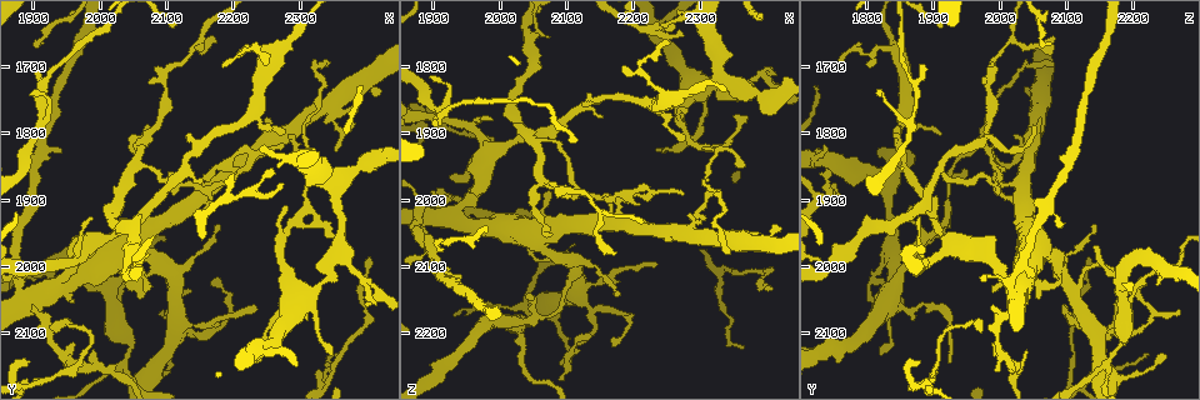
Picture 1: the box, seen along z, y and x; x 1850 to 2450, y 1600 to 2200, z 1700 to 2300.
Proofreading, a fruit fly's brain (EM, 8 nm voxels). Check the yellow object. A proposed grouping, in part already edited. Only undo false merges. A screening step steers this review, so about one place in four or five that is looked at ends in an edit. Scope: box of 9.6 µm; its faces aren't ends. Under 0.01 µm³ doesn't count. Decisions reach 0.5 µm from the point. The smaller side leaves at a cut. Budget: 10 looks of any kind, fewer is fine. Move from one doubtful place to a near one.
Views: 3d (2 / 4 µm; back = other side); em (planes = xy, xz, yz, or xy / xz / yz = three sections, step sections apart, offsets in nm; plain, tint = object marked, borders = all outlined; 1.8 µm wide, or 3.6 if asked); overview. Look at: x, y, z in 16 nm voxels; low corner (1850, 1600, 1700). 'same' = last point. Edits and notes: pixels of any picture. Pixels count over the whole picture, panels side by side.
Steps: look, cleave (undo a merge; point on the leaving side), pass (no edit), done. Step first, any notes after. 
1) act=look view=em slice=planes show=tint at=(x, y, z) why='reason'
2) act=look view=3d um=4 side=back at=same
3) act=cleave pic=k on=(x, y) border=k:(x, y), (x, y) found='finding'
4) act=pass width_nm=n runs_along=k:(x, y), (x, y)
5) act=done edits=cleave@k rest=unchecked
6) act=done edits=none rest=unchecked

act=look view=3d um=4 at=(2080, 2155, 2165) why='three arms meet'

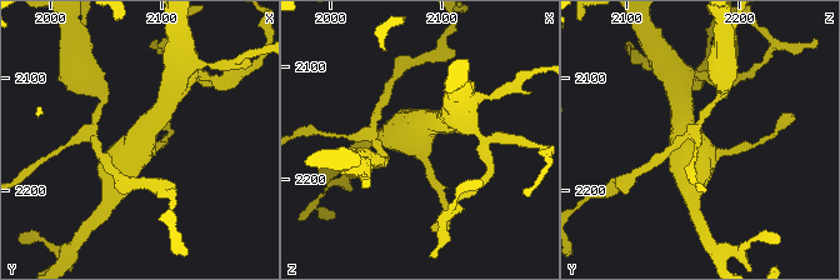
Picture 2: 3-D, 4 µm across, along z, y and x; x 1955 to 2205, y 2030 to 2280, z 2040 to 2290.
act=look view=em um=3.6 slice=planes show=tint at=(2080, 2160, 2158) why='need the tissue'

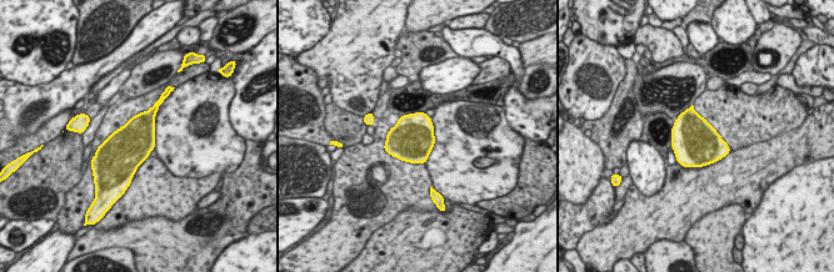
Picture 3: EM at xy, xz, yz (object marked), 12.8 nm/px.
act=pass found='all the same neuron'

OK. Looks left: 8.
act=look view=em slice=planes show=tint at=(2220, 1825, 1980) why='closes a loop'

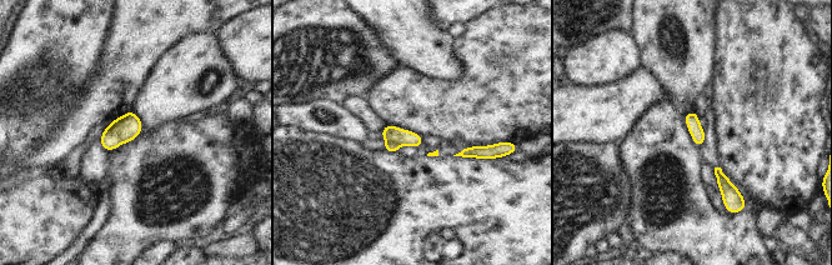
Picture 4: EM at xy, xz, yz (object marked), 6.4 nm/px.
act=cleave pic=4 on=(389, 146) found='two neurons meet here'

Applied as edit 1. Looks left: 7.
act=look view=em um=3.6 slice=planes show=tint at=(2090, 1990, 2080) why='small branch off a trunk'

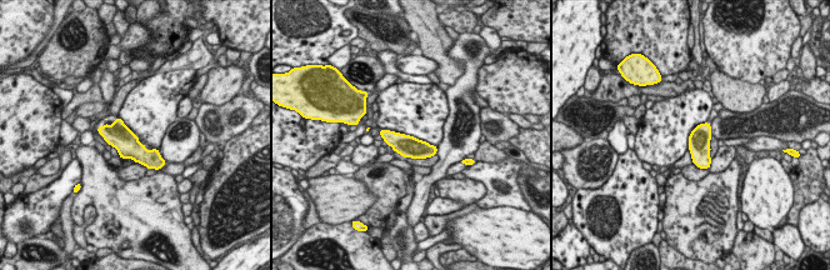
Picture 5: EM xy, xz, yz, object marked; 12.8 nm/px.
act=pass found='continuous, no second neuron'

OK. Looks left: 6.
act=done edits=cleave@4 rest=unchecked

